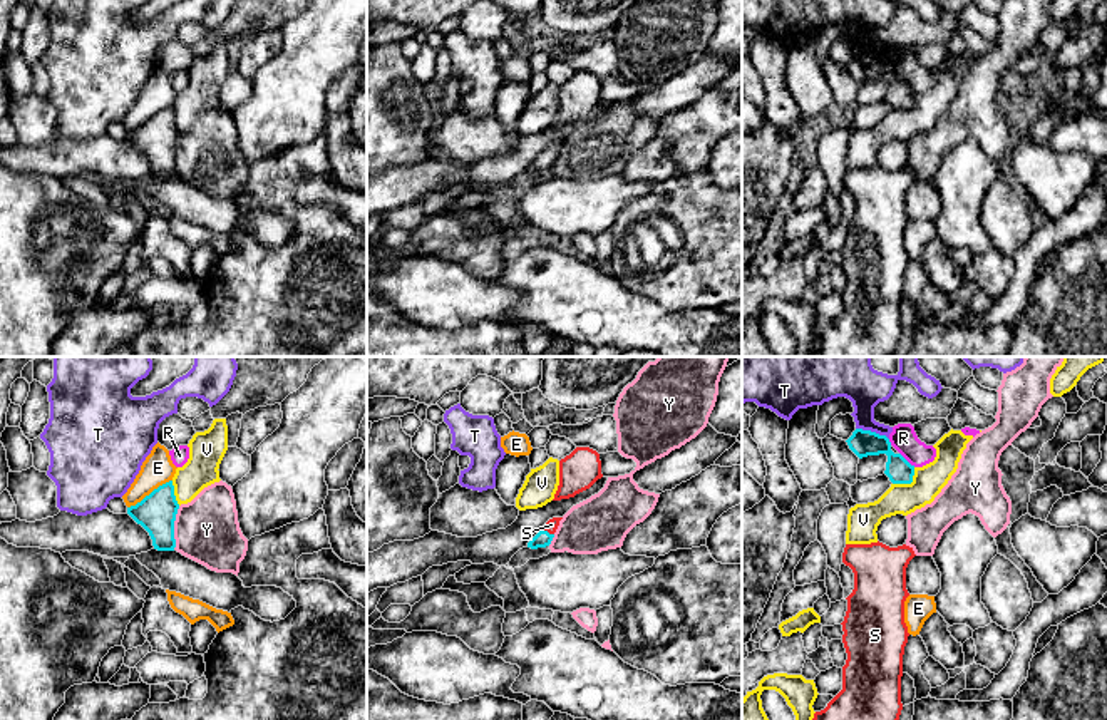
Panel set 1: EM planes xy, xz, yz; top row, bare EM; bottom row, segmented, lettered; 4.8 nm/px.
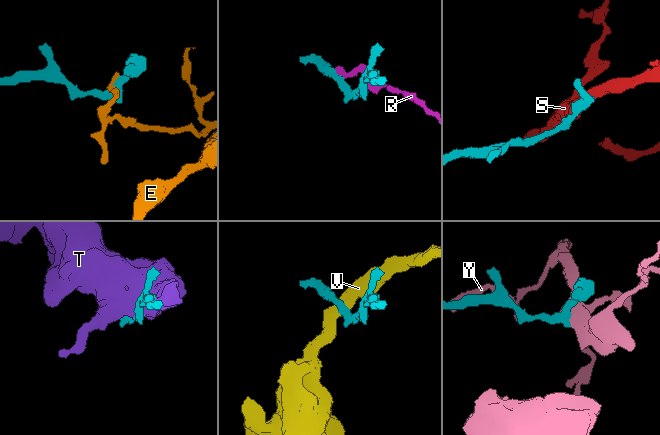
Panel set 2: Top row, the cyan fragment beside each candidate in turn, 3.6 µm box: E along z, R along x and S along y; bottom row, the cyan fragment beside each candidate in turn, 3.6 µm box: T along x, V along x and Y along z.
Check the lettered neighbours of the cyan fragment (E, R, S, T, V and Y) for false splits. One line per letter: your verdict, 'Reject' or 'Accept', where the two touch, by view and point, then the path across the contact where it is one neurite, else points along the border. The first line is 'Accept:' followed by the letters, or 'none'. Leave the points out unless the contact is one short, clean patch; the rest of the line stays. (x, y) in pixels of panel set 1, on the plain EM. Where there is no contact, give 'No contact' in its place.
Accept: S
E: Reject. Touches cyan at xy (151, 118). Boundary: xy (171, 104), (128, 133)
R: Reject. Touches cyan at yz (906, 86). Boundary: yz (900, 77), (915, 91)
S: Accept. Touches cyan at xz (546, 156). Path across: xz (543, 163), (546, 156), (551, 149)
T: Reject. Touches cyan at yz (873, 57)
V: Reject. Touches cyan at yz (908, 108). Boundary: yz (915, 92), (910, 108), (893, 109)
Y: Reject. Touches cyan at xy (173, 153). Boundary: xy (180, 131), (175, 141), (173, 173)

